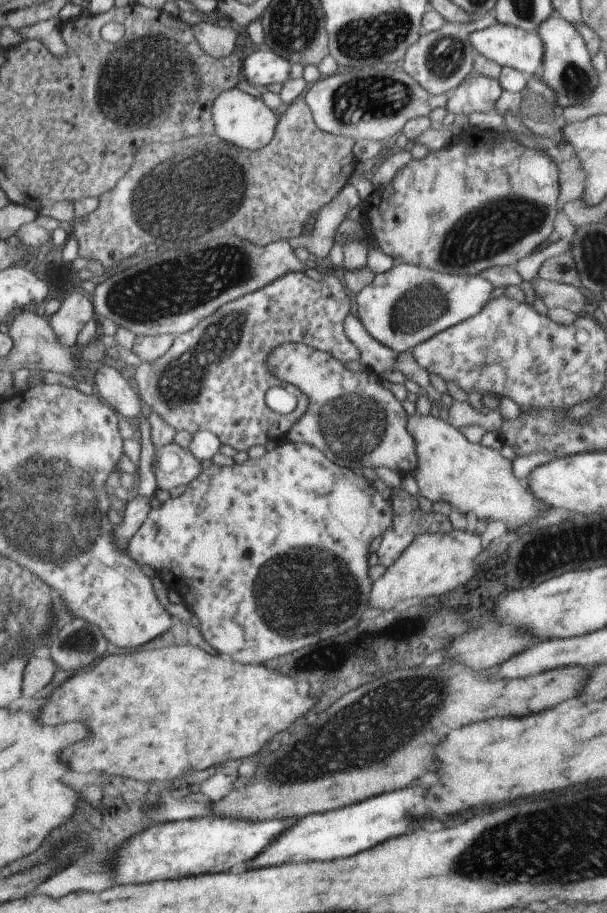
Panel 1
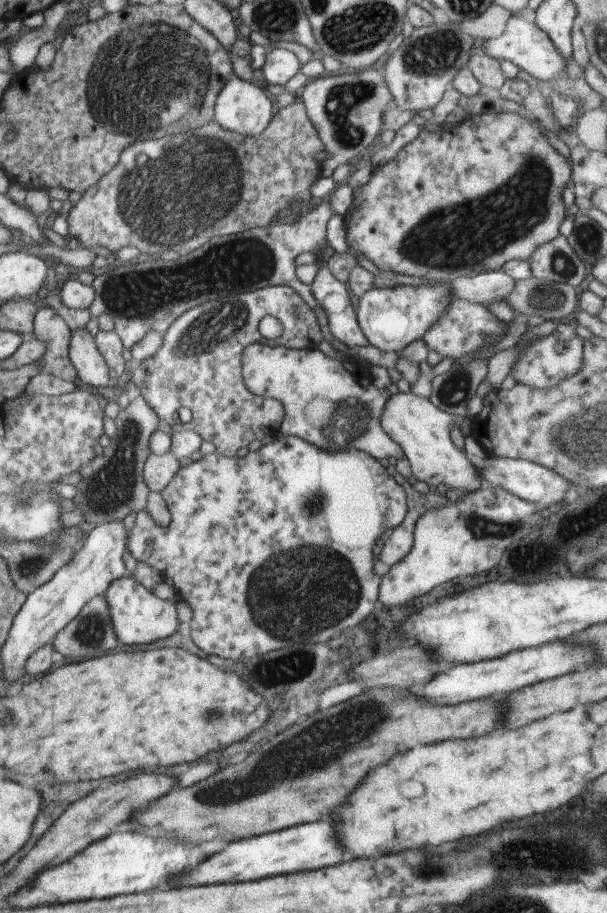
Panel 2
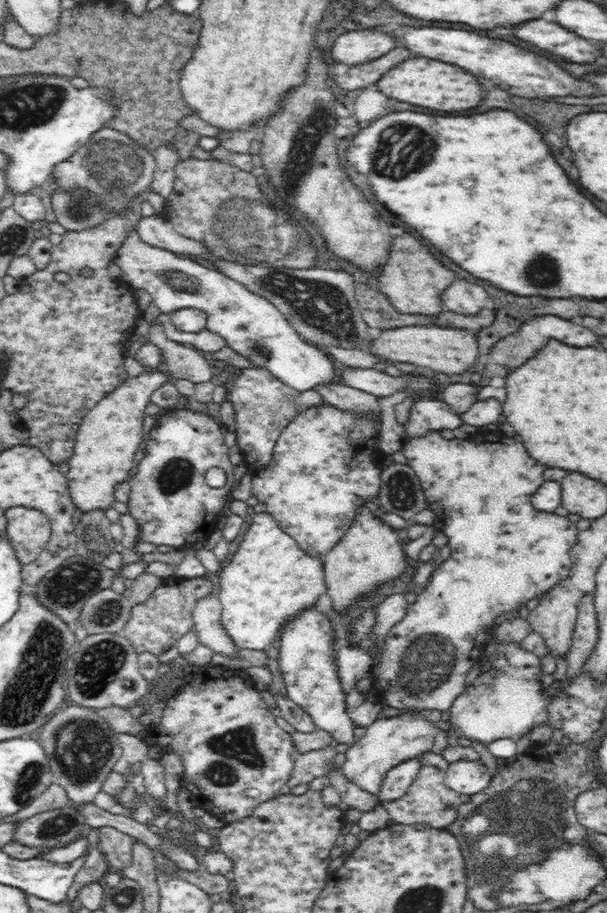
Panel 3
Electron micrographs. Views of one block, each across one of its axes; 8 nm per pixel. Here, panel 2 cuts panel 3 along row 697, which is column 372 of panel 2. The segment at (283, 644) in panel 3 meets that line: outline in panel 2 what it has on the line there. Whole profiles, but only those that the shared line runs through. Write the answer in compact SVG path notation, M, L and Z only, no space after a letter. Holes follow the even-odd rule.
M447 283L385 289L373 287L358 298L356 321L368 344L383 352L399 354L410 342L422 338L445 315L452 300L453 294Z

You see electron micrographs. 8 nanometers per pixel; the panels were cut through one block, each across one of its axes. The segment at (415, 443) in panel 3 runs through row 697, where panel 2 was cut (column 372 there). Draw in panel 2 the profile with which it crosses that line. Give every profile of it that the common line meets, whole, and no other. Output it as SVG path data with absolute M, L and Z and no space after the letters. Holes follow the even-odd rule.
M251 344L244 352L244 377L248 387L257 396L273 398L285 405L285 418L280 428L280 435L298 436L303 440L328 449L329 452L357 450L367 452L375 460L383 458L403 458L401 447L386 433L380 424L381 412L387 406L390 396L386 389L379 390L375 384L367 384L363 392L353 394L353 373L349 360L325 355L318 348L292 349L287 346Z

